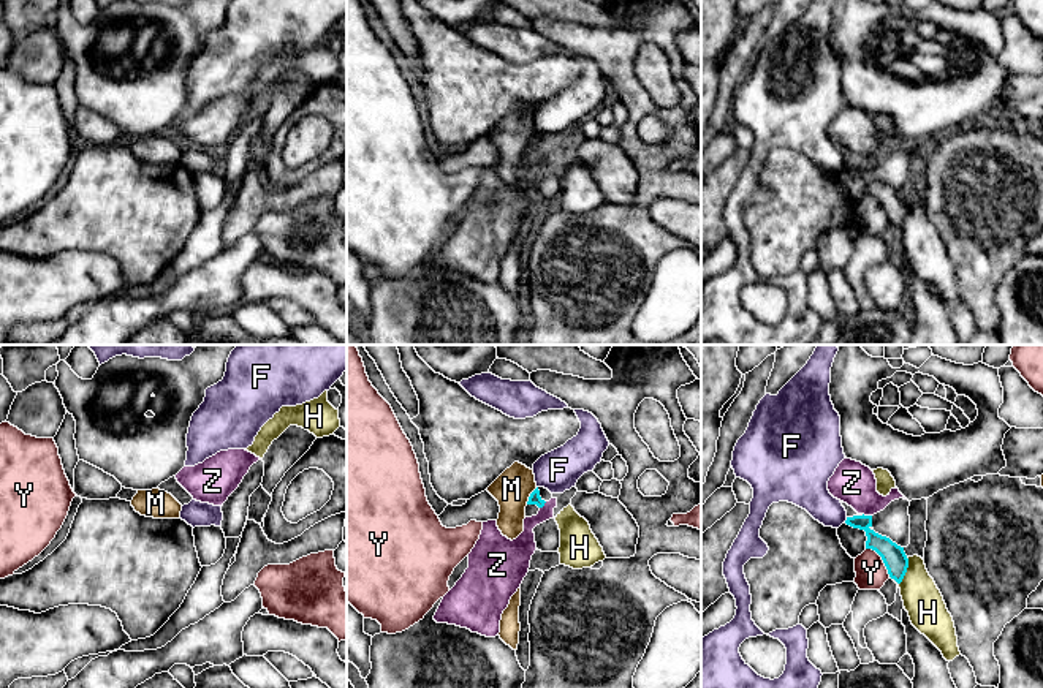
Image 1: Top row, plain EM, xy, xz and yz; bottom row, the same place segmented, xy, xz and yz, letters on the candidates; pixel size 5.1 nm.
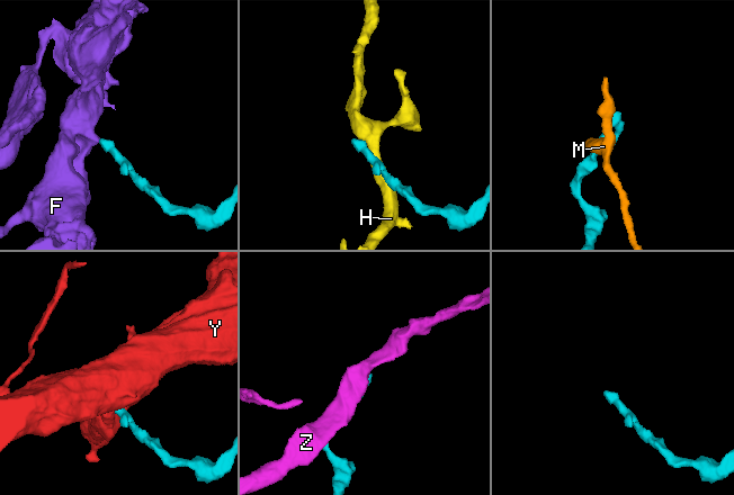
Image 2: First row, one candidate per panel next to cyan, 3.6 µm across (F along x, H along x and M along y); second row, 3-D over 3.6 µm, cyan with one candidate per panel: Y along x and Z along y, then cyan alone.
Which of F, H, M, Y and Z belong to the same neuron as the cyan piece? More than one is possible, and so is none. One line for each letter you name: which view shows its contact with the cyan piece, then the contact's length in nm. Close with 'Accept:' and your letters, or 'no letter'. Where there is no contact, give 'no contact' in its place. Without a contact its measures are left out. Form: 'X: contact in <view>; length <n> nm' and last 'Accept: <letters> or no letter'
Accept: no letter

